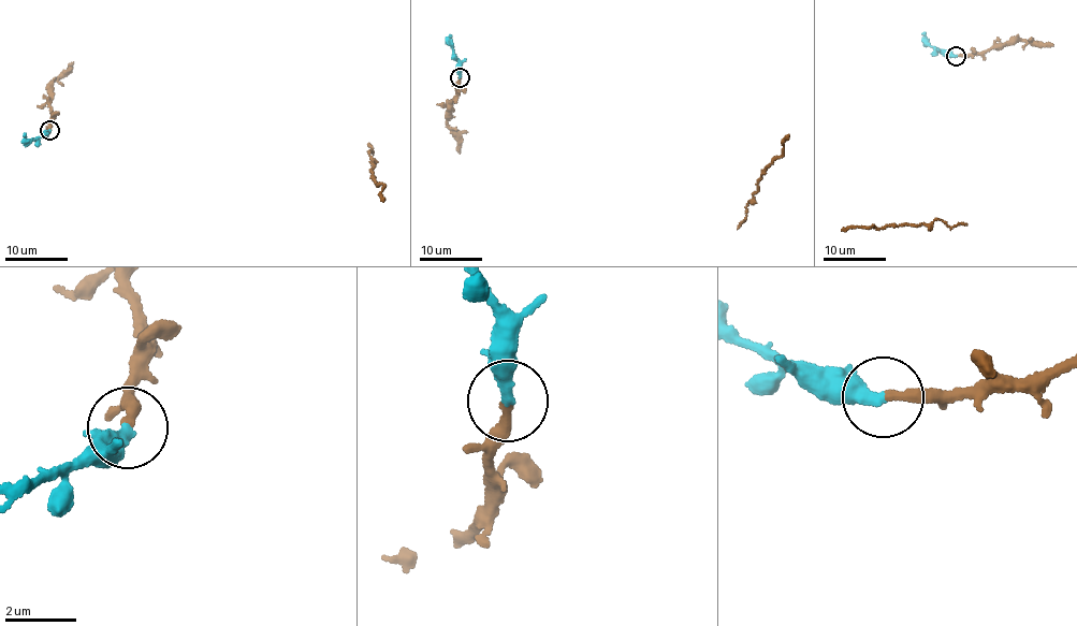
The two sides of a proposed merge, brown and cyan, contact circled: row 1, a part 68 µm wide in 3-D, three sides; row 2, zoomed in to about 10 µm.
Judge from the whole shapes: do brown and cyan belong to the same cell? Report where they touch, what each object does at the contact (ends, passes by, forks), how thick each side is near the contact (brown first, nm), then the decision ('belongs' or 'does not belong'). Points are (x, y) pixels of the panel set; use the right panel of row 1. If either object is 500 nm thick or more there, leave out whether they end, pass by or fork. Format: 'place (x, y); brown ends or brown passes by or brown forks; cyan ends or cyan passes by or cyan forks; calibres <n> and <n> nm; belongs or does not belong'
place (956, 56); brown ends; cyan ends; calibres 240 and 360 nm; belongs

